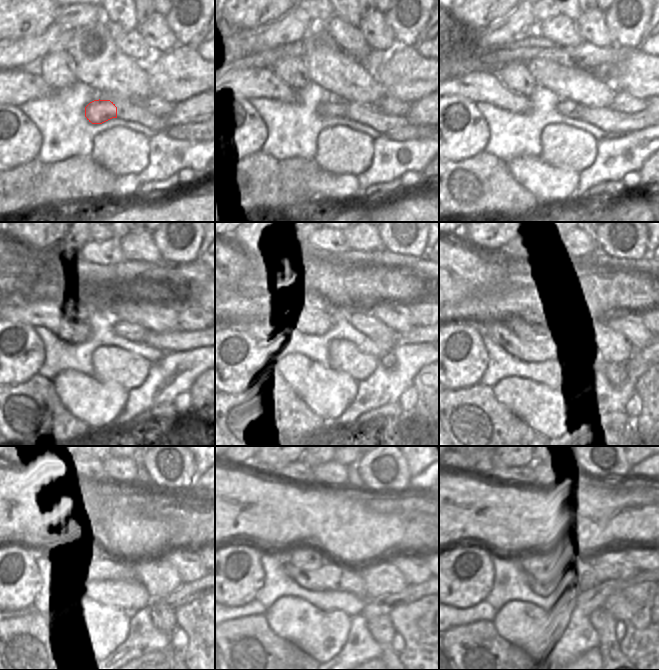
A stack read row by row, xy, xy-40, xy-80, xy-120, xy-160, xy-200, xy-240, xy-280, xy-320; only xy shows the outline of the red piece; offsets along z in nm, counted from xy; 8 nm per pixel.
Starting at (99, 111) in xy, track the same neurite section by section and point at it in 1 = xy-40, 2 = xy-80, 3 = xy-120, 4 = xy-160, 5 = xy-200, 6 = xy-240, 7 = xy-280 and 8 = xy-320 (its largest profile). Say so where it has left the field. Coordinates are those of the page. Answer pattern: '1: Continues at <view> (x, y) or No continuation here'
1: Continues at xy-40 (332, 108)
2: Continues at xy-80 (569, 108)
3: Continues at xy-120 (133, 332)
4: Continues at xy-160 (386, 338)
5: Continues at xy-200 (610, 347)
6: Continues at xy-240 (159, 577)
7: Continues at xy-280 (381, 576)
8: Continues at xy-320 (611, 571).

